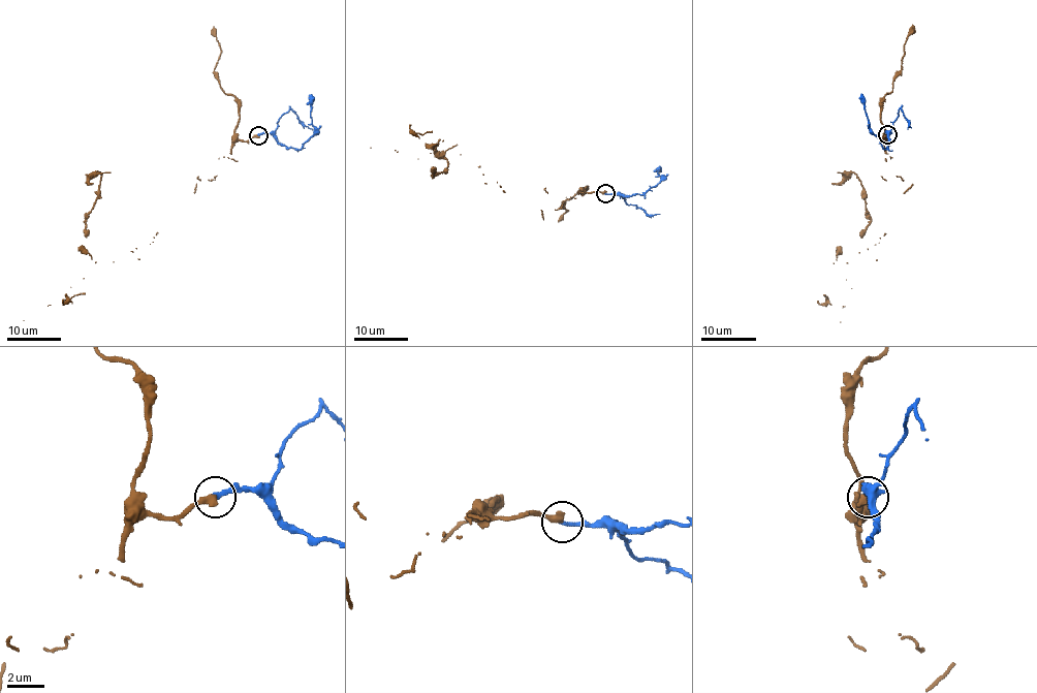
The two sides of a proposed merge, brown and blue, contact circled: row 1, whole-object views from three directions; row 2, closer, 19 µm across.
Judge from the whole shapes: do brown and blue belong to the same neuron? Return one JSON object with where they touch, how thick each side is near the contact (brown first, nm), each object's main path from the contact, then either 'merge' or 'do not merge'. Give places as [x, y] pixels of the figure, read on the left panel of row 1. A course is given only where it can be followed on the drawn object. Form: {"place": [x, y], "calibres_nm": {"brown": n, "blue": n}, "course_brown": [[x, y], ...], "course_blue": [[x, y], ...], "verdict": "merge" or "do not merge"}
{"place": [258, 135], "calibres_nm": {"brown": 400, "blue": 240}, "course_brown": [[258, 135], [219, 158], [214, 180], [153, 242], [114, 262], [95, 262], [84, 246], [101, 176], [92, 184]], "course_blue": [[258, 135], [272, 134], [288, 148], [301, 149], [314, 134], [308, 95]], "verdict": "merge"}

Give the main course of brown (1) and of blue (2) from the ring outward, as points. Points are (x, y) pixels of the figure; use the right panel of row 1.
1: (887, 134), (909, 188), (879, 243), (846, 263), (837, 252), (870, 214), (856, 176), (831, 184)
2: (887, 134), (884, 149), (872, 133), (861, 94)

